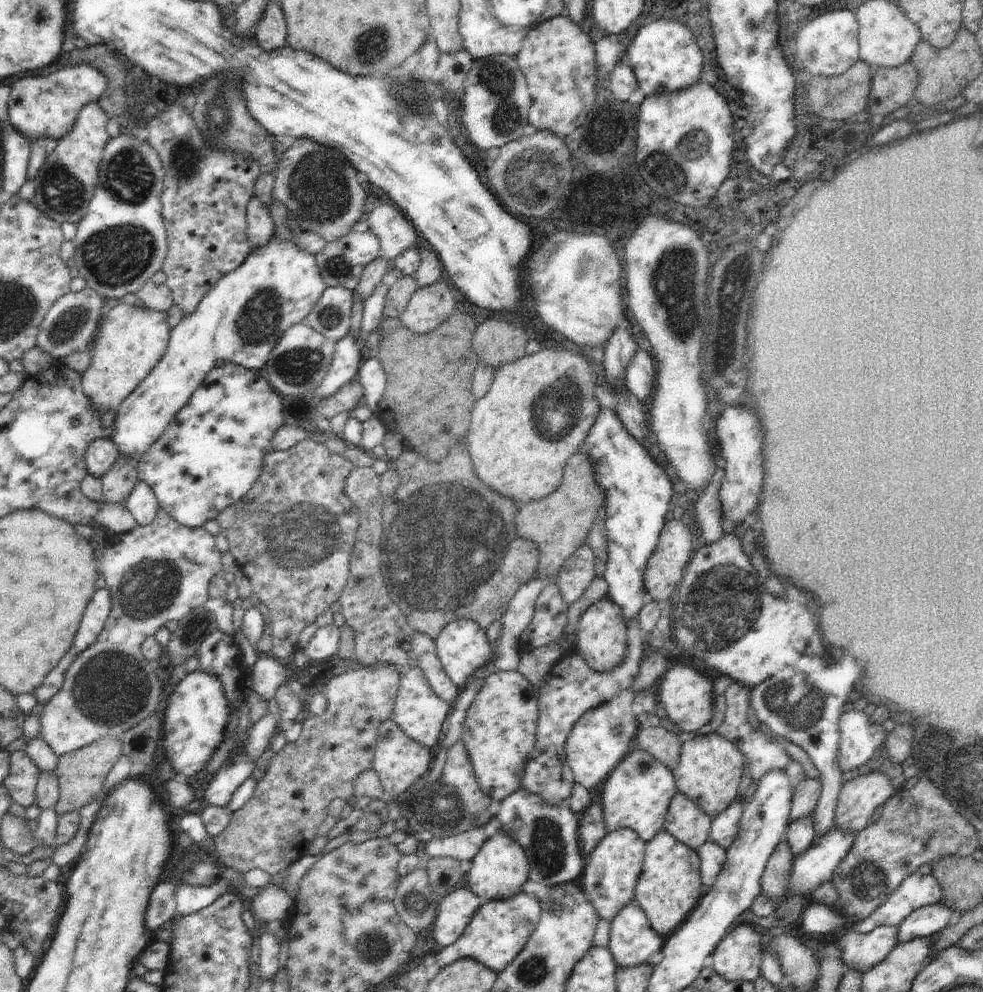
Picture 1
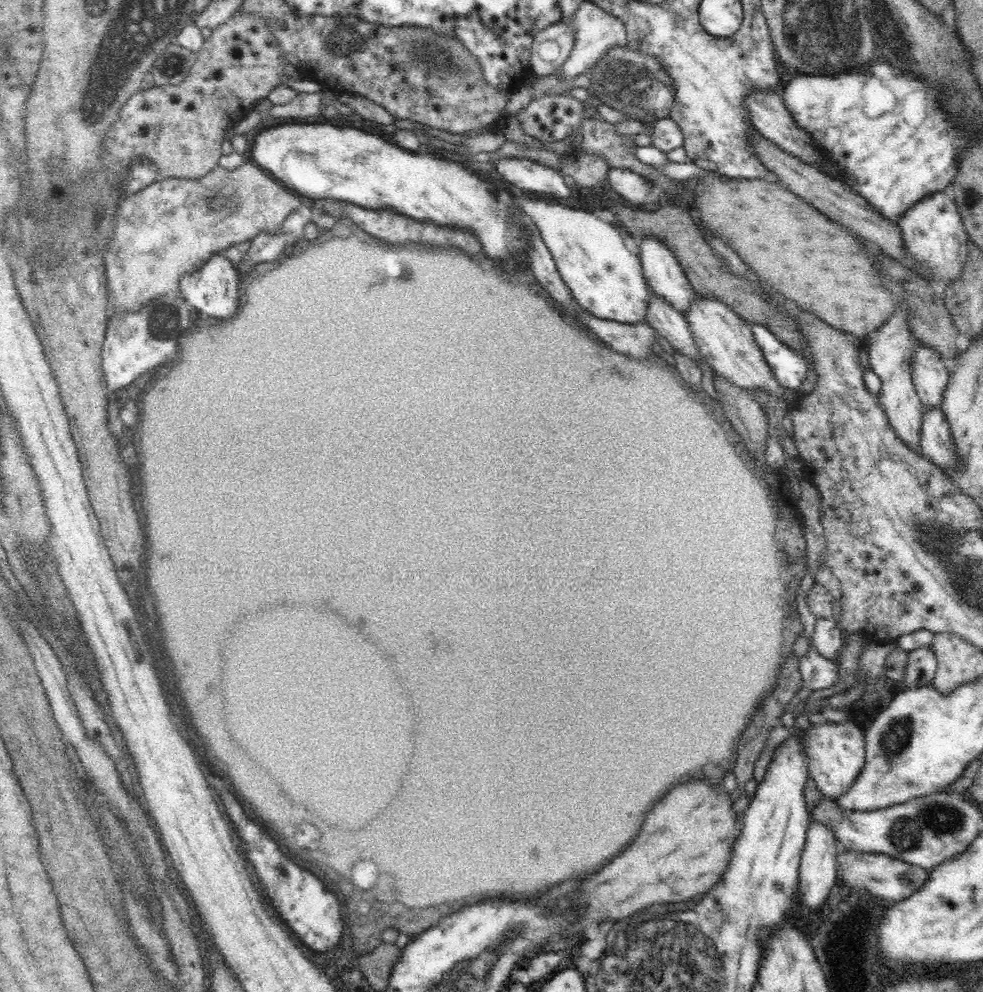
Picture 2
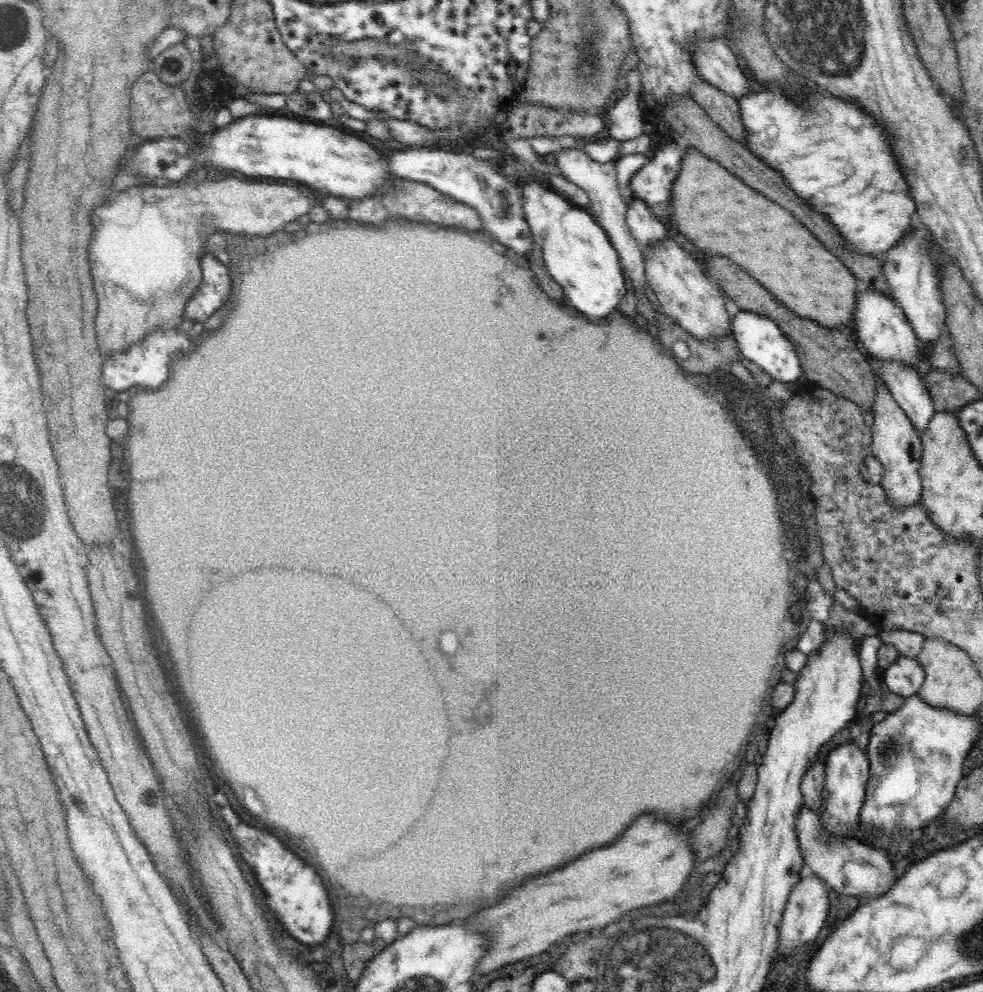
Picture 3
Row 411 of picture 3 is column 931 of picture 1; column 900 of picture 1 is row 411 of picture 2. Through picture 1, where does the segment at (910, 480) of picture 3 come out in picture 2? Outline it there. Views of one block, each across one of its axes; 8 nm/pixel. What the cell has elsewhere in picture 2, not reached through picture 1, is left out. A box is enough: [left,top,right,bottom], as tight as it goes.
[868,308,926,454]

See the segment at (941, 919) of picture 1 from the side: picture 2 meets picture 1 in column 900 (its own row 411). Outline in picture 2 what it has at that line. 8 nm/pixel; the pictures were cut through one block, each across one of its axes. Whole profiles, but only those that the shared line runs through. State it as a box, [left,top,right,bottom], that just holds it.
[920,408,961,470]

